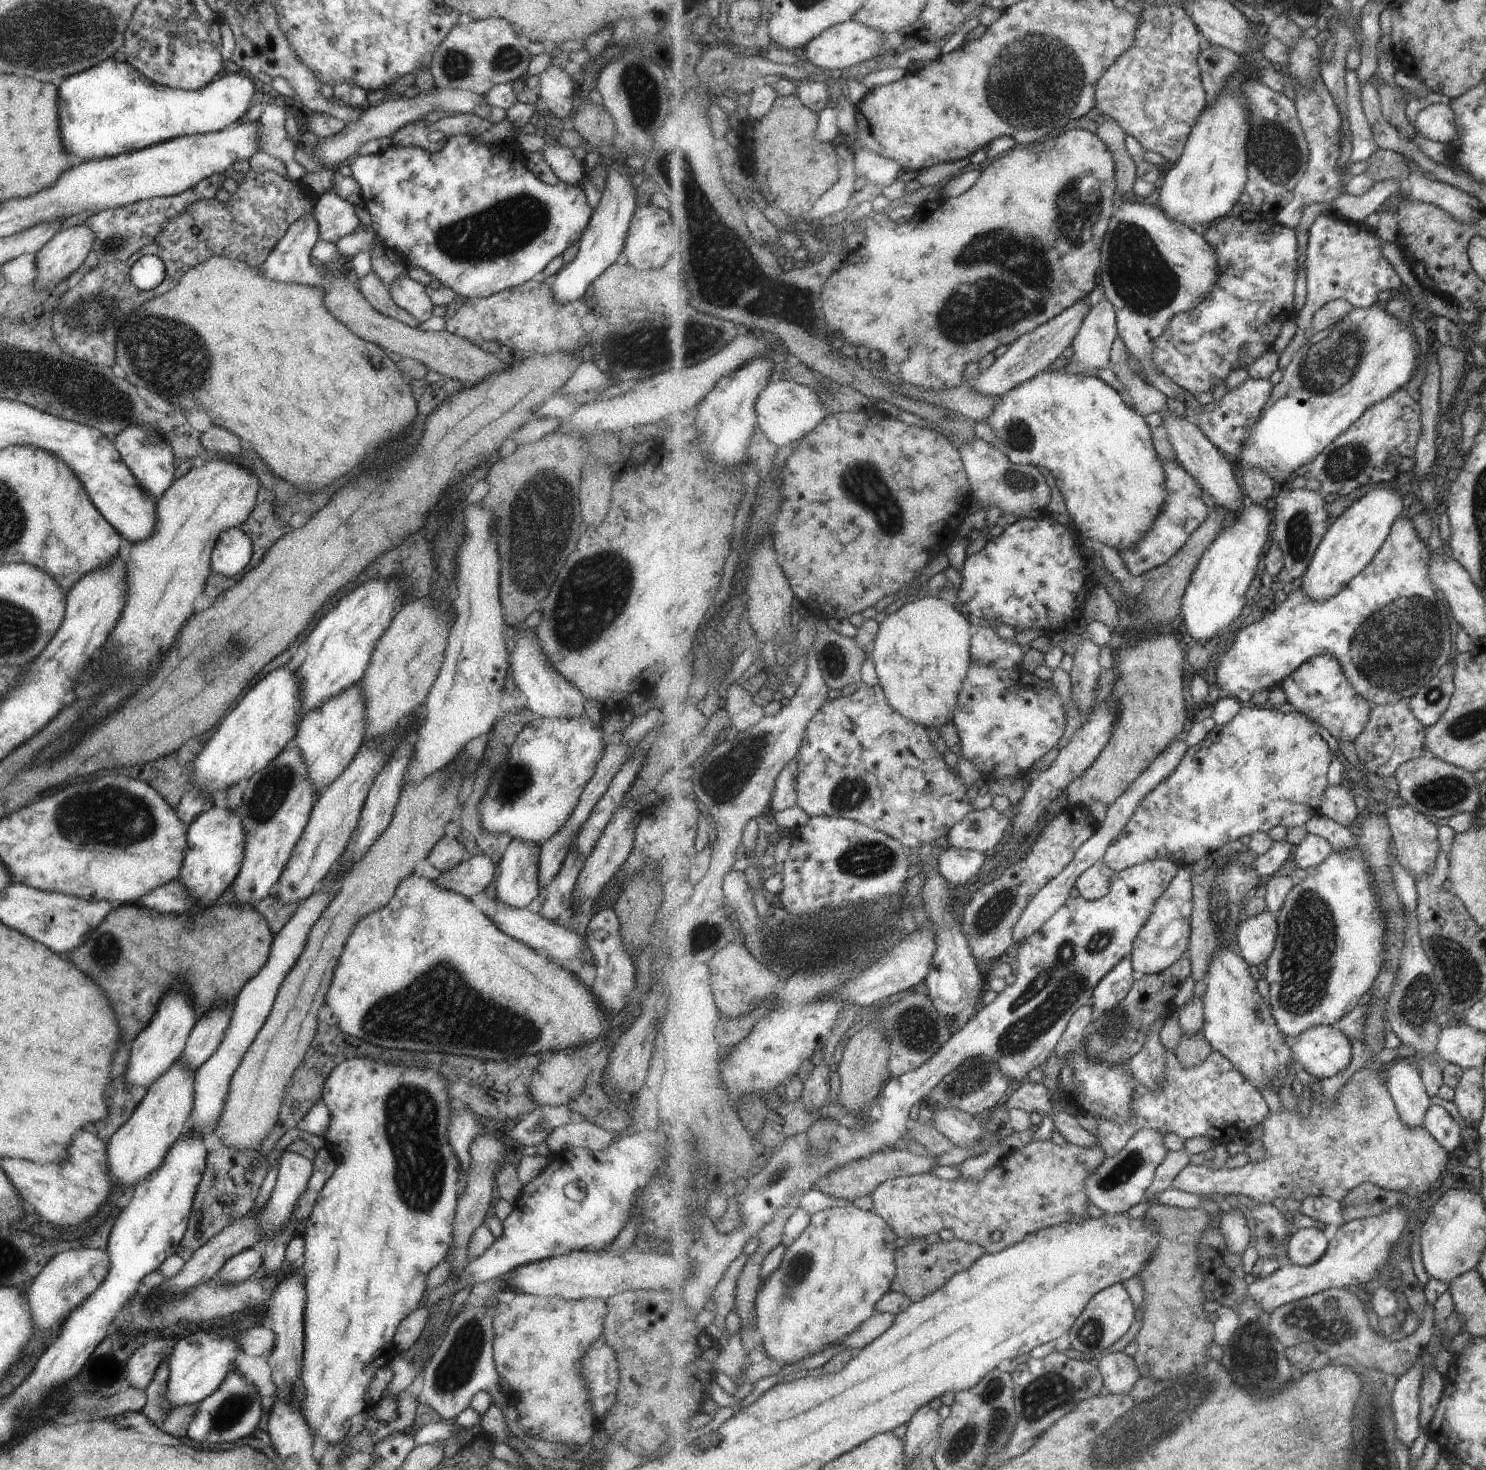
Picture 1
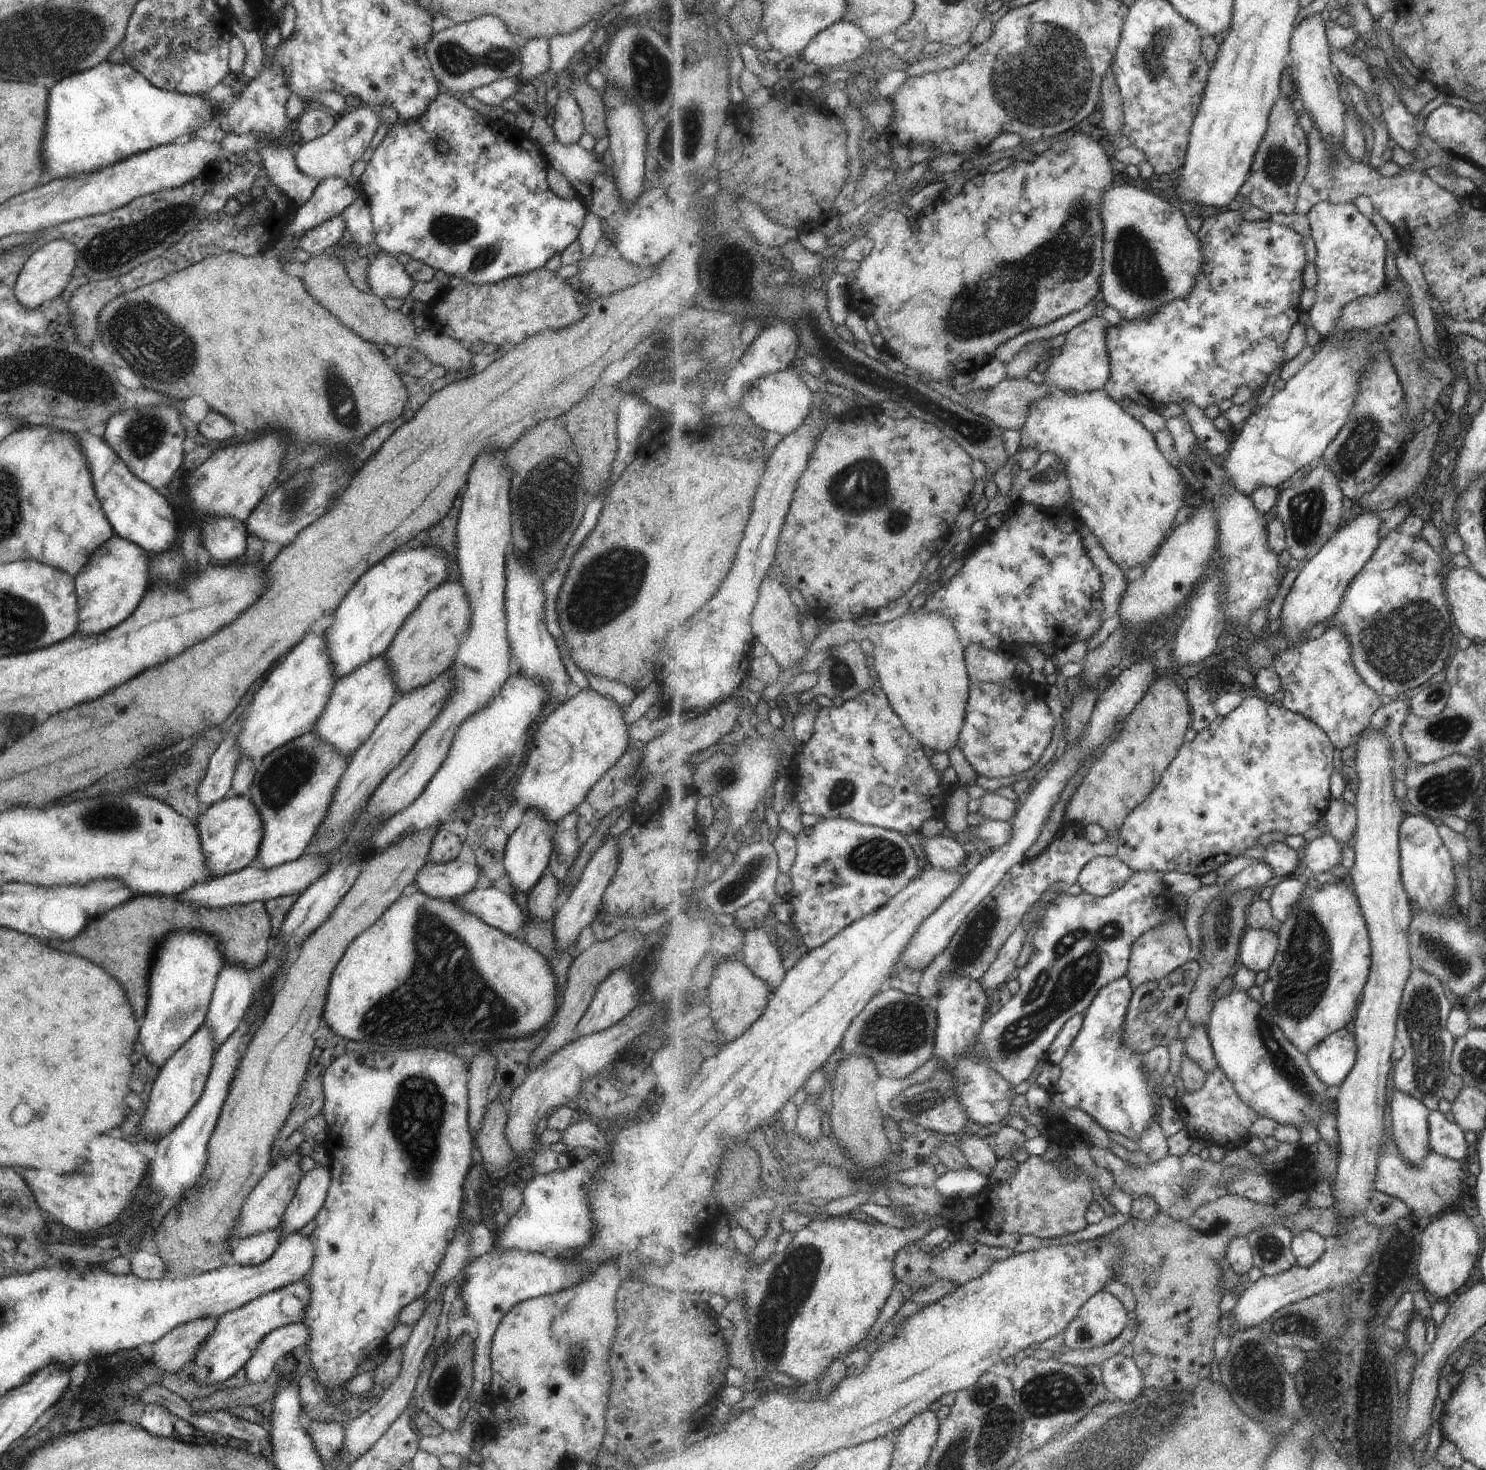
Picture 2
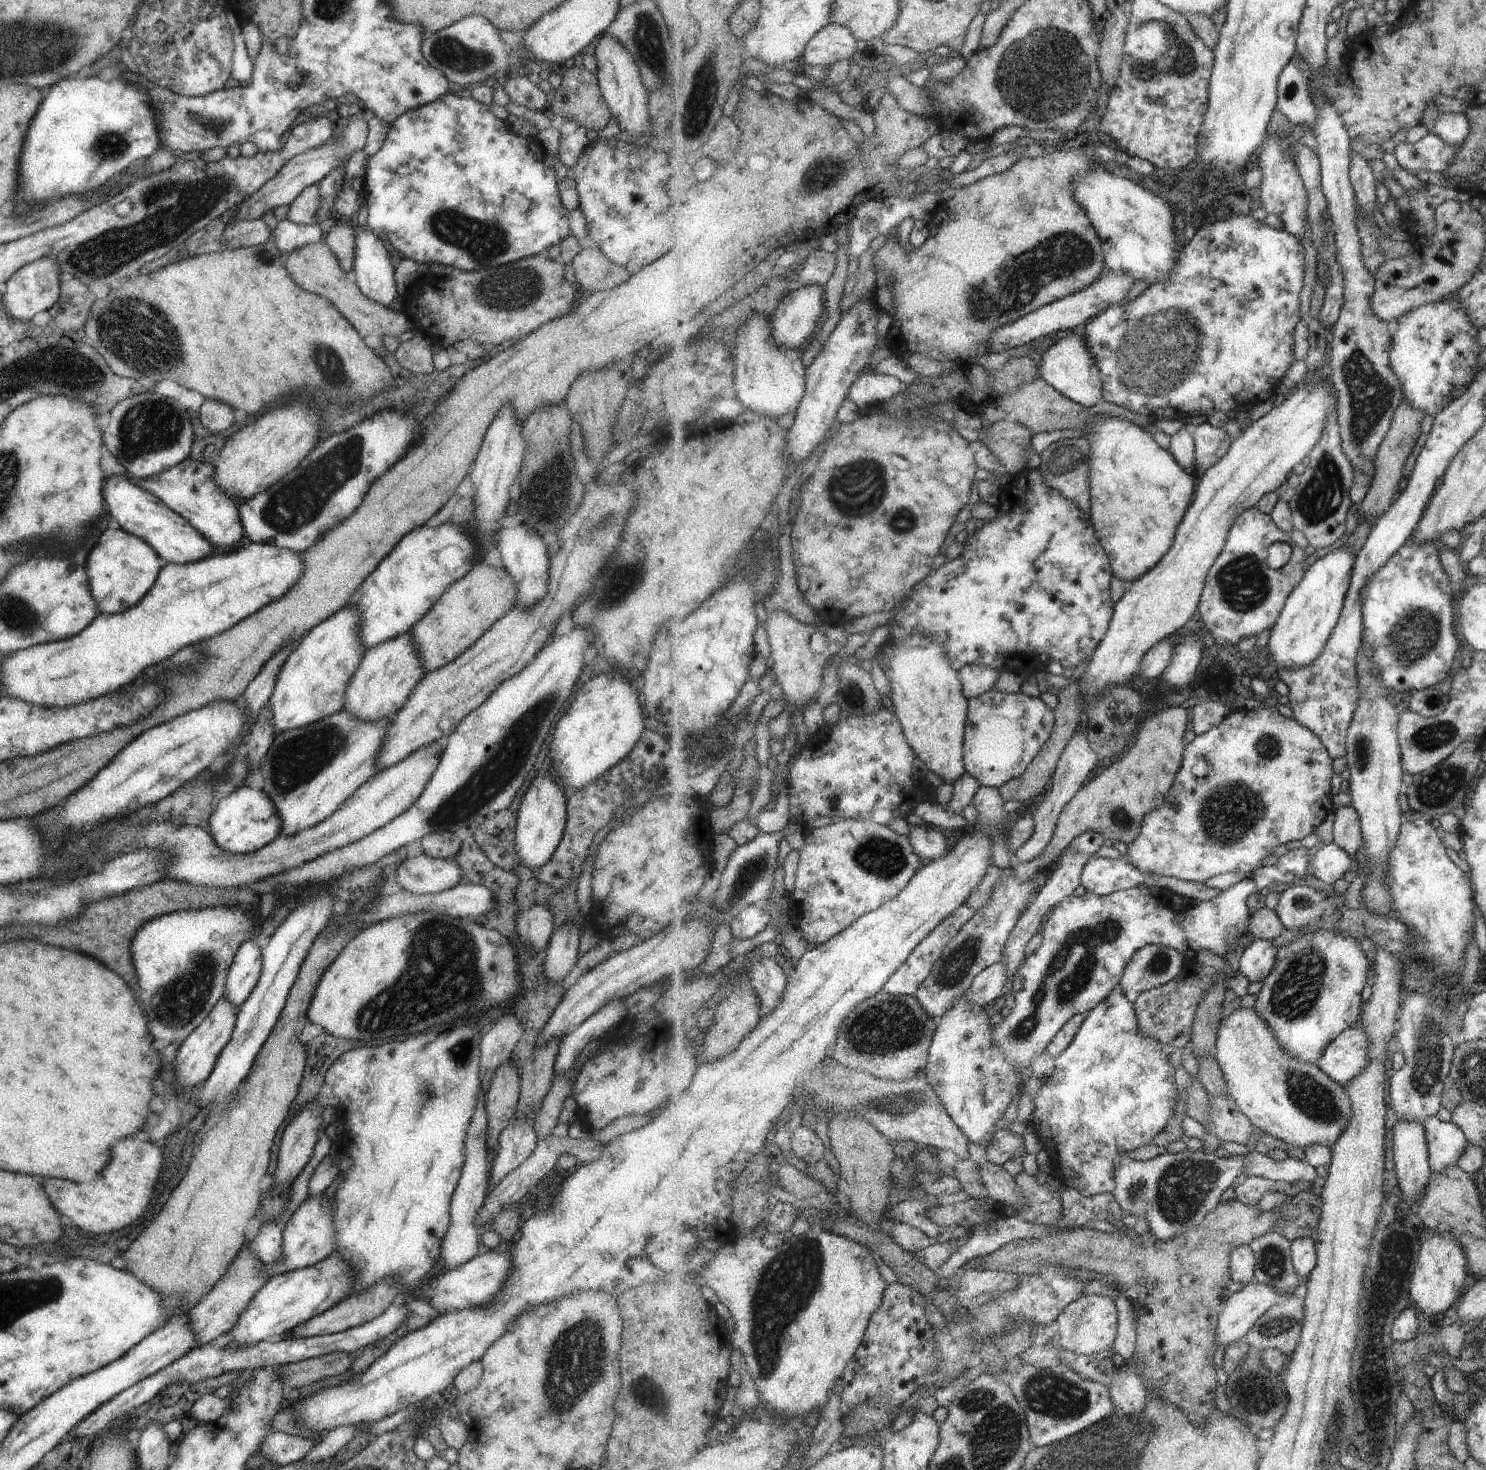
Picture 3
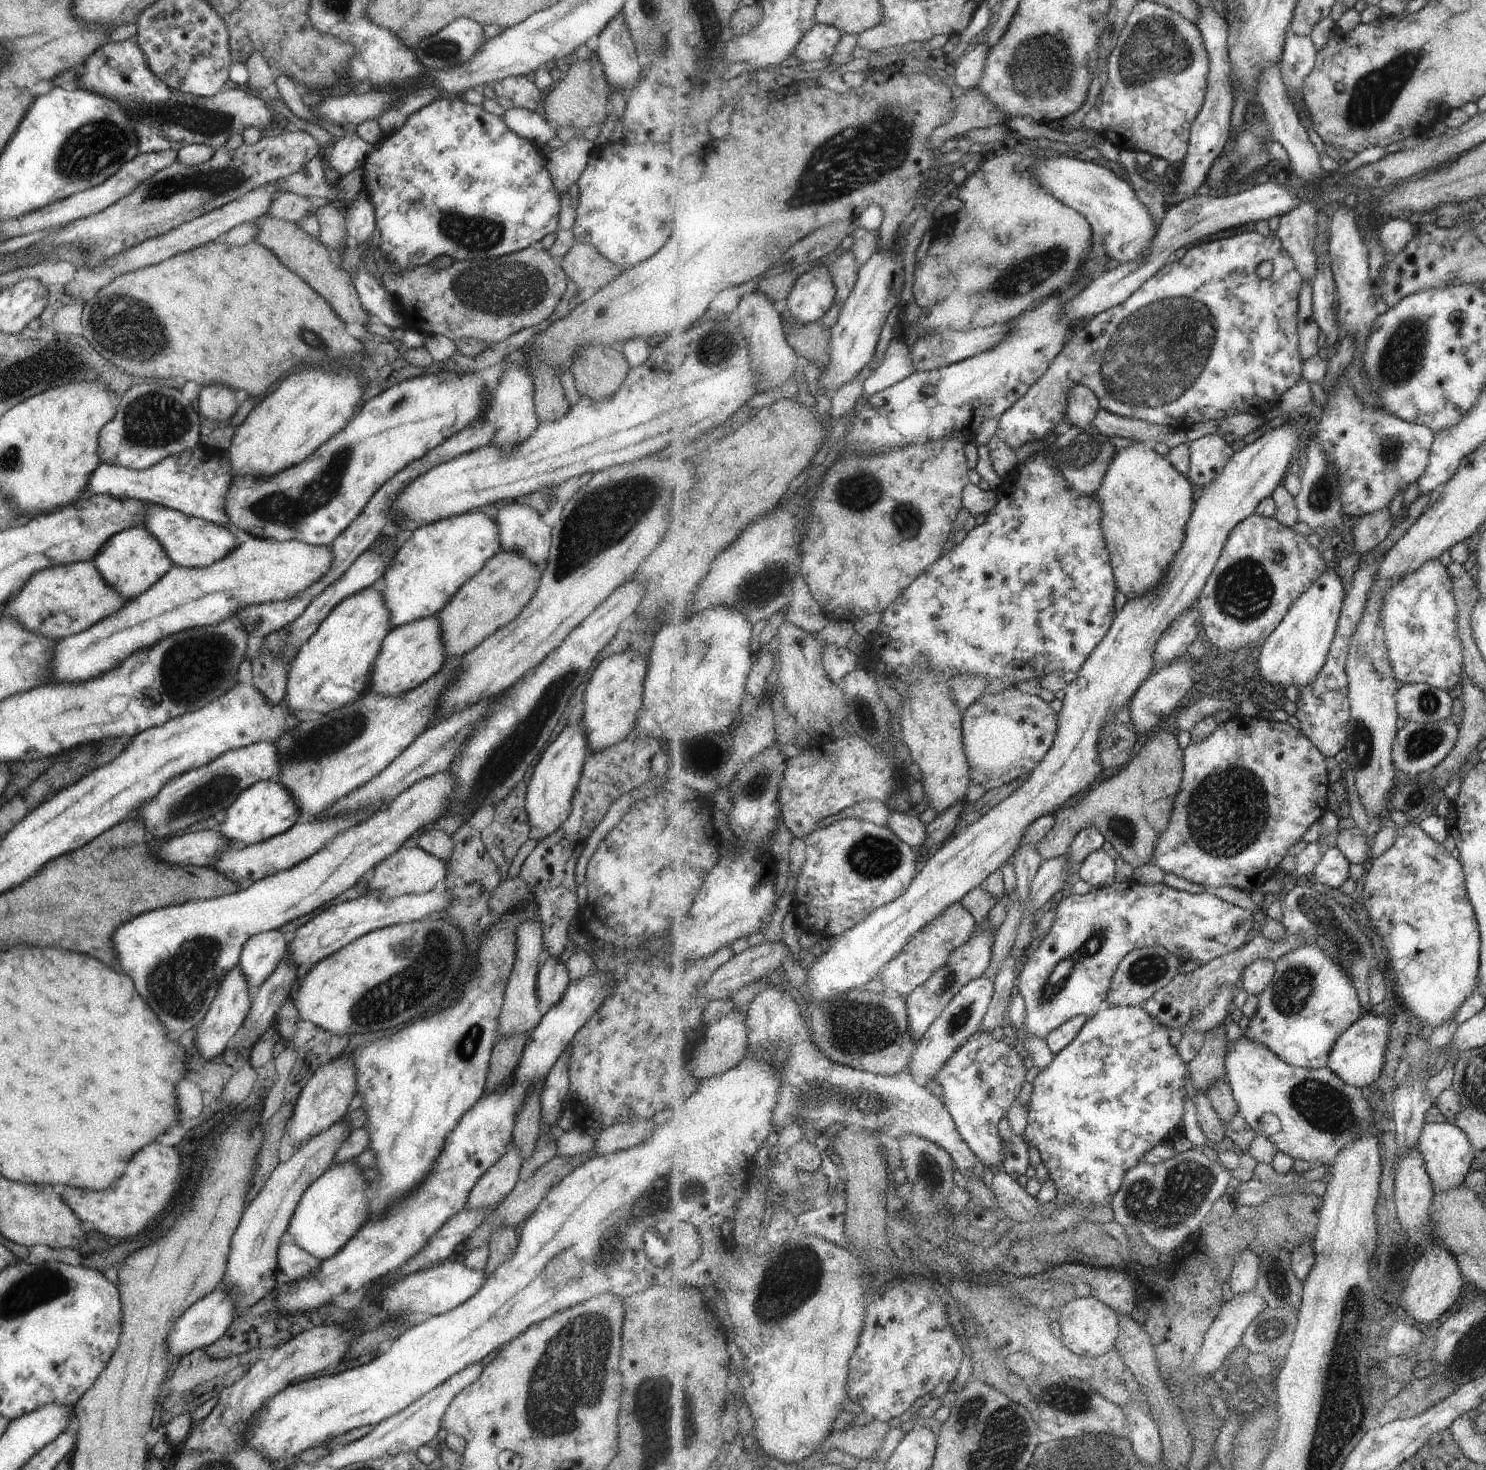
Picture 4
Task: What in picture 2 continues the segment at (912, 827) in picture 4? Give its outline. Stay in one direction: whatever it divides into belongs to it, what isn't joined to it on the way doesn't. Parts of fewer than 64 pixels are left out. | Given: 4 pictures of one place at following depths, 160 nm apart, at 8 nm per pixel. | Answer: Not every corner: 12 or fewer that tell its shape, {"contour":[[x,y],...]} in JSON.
{"contour":[[925,837],[929,866],[961,871],[969,856],[957,840]]}

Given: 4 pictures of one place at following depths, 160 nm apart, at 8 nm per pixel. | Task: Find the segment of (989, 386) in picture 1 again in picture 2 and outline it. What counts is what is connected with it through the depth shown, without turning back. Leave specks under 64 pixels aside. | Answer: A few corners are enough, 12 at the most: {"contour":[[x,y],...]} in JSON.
{"contour":[[1051,339],[1023,347],[1006,366],[1006,378],[1026,378],[1054,353]]}

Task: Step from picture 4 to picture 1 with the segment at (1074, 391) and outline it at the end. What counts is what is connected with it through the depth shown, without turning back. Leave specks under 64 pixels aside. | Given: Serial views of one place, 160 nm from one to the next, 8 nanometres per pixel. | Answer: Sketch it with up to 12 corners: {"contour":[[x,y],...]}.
{"contour":[[1103,298],[1083,321],[1066,370],[1097,377],[1110,368],[1120,336]]}

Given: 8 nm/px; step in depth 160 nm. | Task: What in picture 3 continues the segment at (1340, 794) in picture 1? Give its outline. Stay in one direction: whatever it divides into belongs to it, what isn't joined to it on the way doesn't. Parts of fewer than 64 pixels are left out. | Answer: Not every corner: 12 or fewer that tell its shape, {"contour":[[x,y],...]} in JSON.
{"contour":[[1334,810],[1334,843],[1350,856],[1362,852],[1359,814]]}

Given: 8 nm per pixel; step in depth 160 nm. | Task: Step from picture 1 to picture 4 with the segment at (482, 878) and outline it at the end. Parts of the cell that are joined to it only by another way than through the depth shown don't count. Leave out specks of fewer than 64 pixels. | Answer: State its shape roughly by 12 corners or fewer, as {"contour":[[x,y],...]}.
{"contour":[[399,847],[373,868],[369,892],[393,898],[441,888],[445,863]]}

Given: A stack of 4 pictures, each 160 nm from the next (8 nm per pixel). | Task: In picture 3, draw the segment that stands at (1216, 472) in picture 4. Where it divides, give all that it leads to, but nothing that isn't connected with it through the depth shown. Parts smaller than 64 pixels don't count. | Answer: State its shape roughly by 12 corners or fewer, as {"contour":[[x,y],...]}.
{"contour":[[1204,423],[1192,429],[1197,468],[1207,471],[1232,442],[1224,428]]}

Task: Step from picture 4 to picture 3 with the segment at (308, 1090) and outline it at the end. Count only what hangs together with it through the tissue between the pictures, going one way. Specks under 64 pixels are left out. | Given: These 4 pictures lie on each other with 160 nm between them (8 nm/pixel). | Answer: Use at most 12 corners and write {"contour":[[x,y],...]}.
{"contour":[[301,1106],[281,1131],[269,1188],[290,1185],[312,1156],[323,1107]]}

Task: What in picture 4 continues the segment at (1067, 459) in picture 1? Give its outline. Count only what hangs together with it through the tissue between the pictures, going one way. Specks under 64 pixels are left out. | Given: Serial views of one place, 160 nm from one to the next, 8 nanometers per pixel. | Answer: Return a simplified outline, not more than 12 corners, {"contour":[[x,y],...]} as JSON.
{"contour":[[1135,441],[1096,494],[1118,590],[1161,586],[1193,482]]}

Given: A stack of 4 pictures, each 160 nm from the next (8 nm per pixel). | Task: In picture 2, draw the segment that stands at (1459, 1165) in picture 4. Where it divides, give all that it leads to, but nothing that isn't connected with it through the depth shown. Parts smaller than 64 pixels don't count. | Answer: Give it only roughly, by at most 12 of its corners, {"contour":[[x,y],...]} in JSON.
{"contour":[[1431,1111],[1430,1148],[1464,1163],[1463,1128]]}

